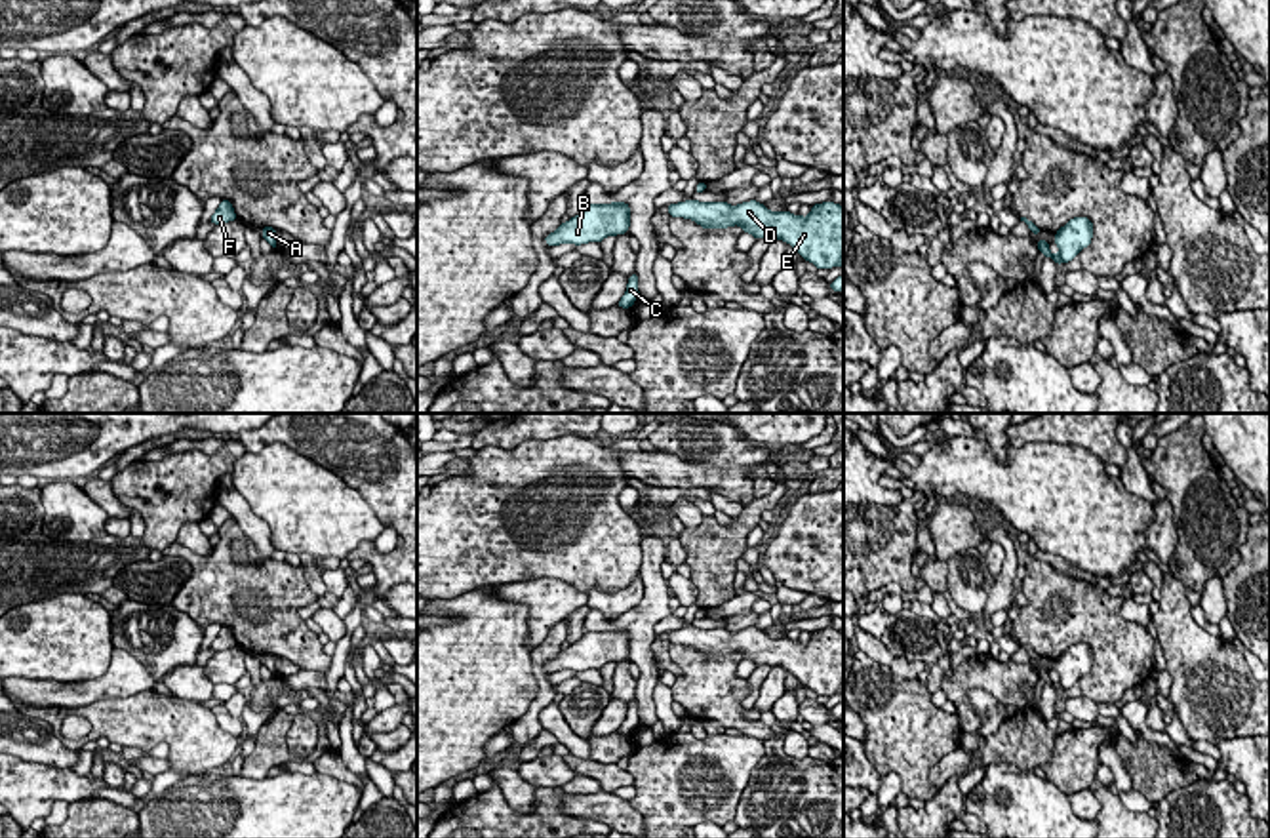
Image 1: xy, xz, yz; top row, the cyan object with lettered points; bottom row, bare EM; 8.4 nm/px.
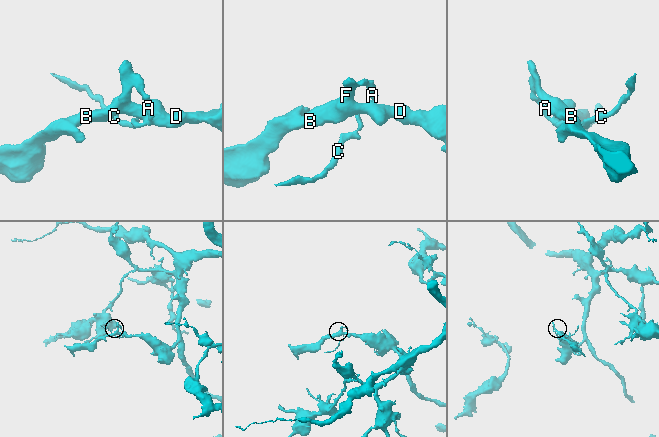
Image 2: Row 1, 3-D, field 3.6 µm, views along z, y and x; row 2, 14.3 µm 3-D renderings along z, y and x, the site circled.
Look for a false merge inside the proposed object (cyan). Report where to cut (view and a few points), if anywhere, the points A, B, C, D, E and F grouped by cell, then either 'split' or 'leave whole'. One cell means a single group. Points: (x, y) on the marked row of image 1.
no cut; A B C D E F; leave whole

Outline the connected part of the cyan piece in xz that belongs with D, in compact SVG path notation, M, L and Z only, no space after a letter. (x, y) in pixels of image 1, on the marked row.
M691 198L666 208L670 217L691 219L703 229L739 225L756 240L784 240L817 269L843 269L843 208L830 200L811 206L807 217L792 215L790 211L769 211L756 200L729 206L727 202Z

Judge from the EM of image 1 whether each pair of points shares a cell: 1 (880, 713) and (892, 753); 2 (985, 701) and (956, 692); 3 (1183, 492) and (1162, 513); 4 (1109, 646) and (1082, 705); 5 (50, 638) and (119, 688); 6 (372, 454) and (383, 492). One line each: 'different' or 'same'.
1: same
2: different
3: different
4: different
5: different
6: same

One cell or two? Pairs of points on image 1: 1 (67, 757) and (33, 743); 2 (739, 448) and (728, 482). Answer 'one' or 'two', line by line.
1: one
2: two

